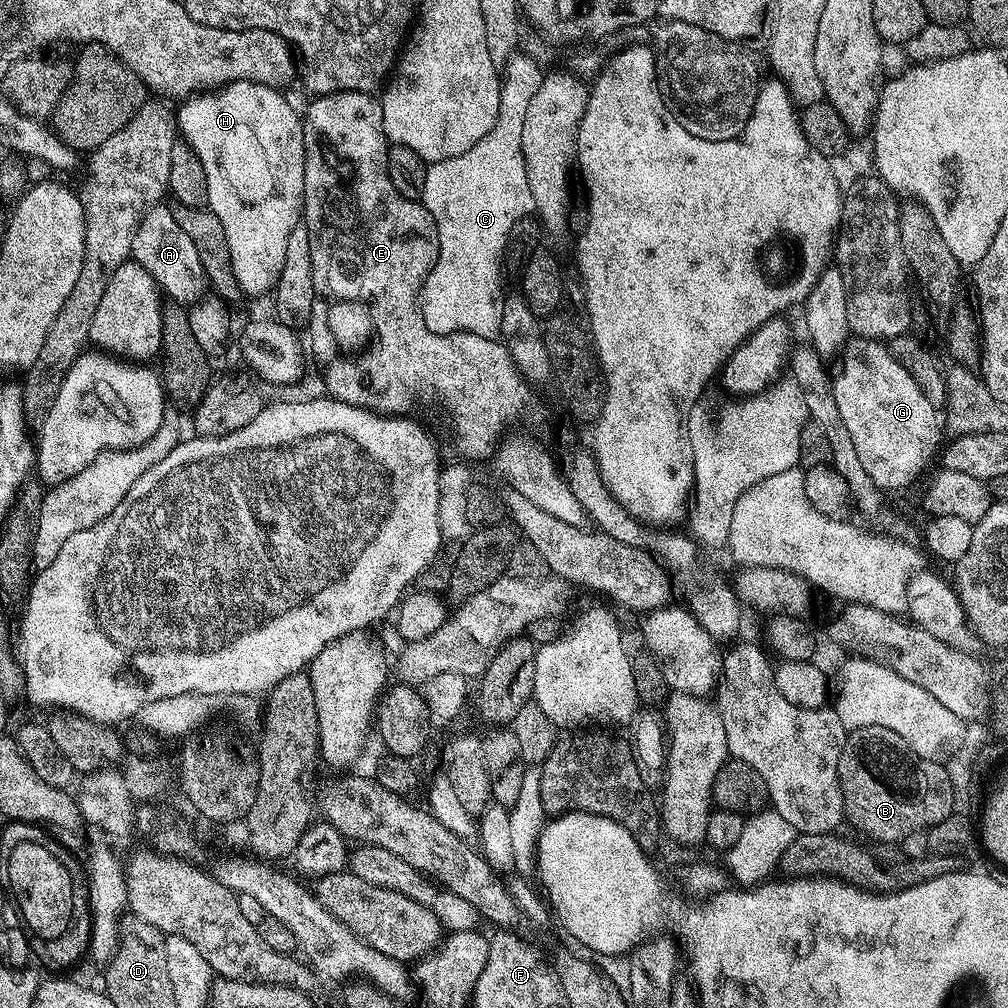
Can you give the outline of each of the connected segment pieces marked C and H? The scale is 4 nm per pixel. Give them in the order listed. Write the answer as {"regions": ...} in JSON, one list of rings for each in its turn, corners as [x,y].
{"regions":[[[[523,54],[512,56],[507,67],[502,70],[498,118],[494,122],[494,130],[490,130],[486,138],[474,142],[466,154],[446,158],[437,164],[428,164],[422,203],[436,220],[440,253],[438,262],[434,262],[420,290],[420,313],[434,334],[456,336],[468,332],[472,336],[491,340],[500,336],[503,299],[506,295],[500,267],[504,264],[504,254],[509,247],[509,236],[521,223],[519,220],[534,209],[534,198],[530,194],[526,162],[522,154],[522,126],[526,123],[526,110],[530,107],[538,86],[542,86],[545,75],[545,69],[540,69],[540,64],[534,57]]],[[[239,80],[214,93],[191,97],[183,101],[179,108],[179,135],[196,151],[202,162],[202,170],[206,170],[207,207],[216,215],[218,222],[222,222],[222,230],[226,230],[226,242],[230,246],[230,262],[241,293],[245,297],[264,296],[267,292],[269,295],[275,289],[278,278],[282,274],[282,262],[286,258],[286,242],[290,238],[290,230],[294,230],[294,226],[302,223],[302,209],[304,207],[304,126],[302,118],[290,110],[283,91],[265,84],[255,84],[249,80]]]]}

